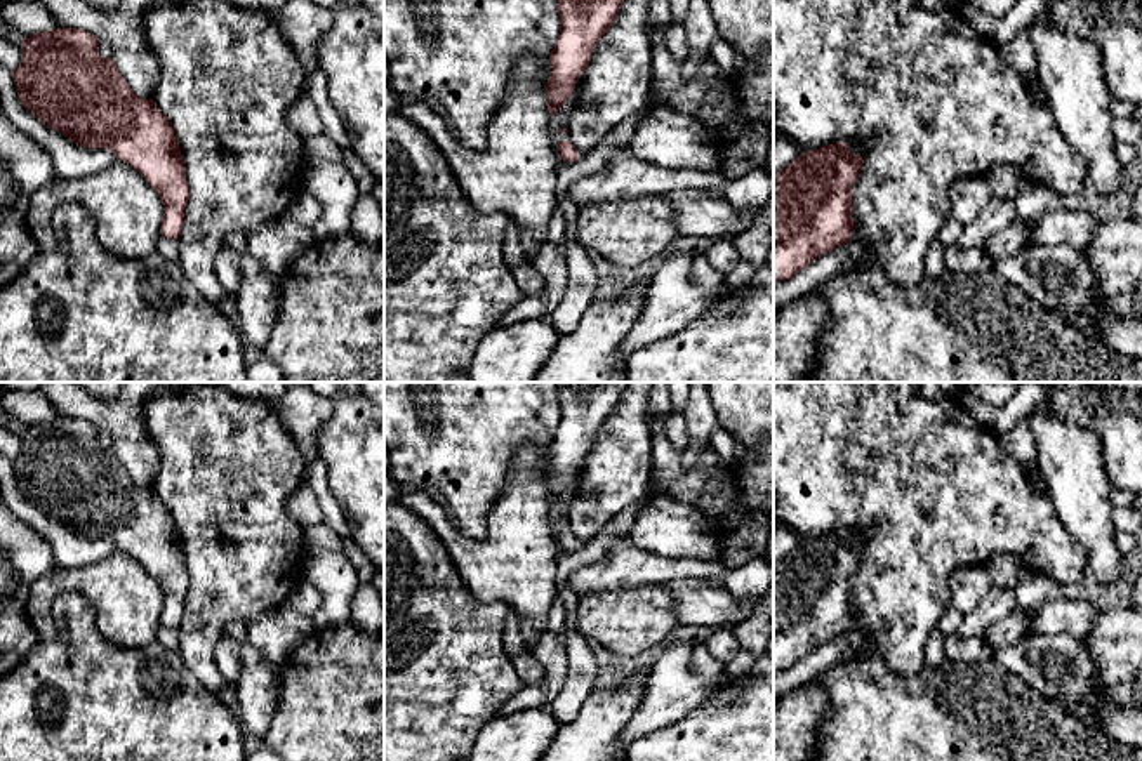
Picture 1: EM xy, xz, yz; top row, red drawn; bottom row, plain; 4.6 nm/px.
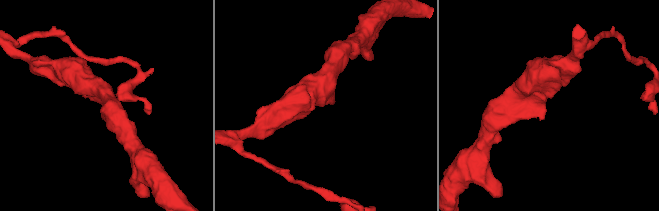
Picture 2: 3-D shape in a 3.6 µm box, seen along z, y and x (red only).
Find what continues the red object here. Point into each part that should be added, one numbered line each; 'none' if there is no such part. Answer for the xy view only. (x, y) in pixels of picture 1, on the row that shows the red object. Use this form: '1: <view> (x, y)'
none

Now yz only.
none

